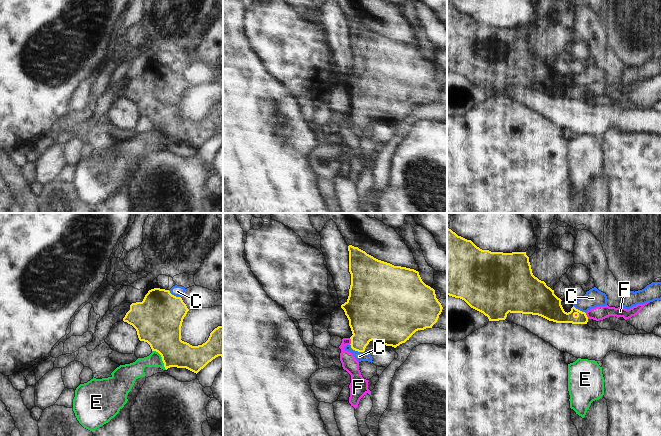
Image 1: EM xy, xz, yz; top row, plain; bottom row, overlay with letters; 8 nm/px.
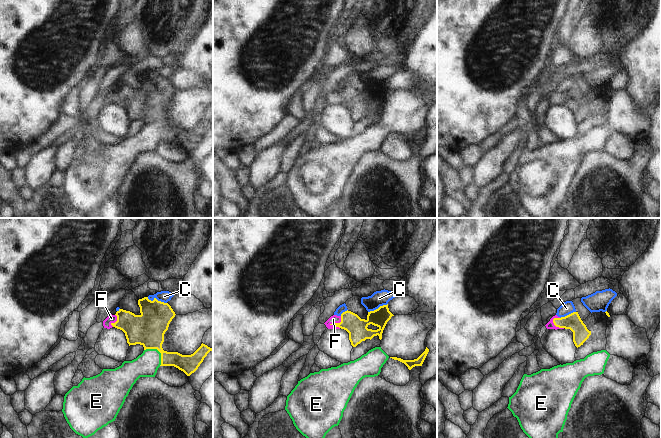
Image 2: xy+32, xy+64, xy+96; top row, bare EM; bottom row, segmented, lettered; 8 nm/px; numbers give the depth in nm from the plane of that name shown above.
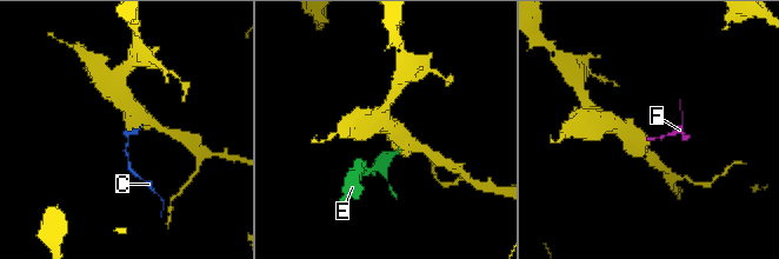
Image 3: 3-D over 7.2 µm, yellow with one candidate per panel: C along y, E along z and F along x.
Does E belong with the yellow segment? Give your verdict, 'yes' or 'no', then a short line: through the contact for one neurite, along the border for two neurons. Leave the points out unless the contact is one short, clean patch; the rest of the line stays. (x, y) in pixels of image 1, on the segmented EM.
no; line xy (152, 350), (155, 350), (160, 355), (163, 366), (166, 369)

